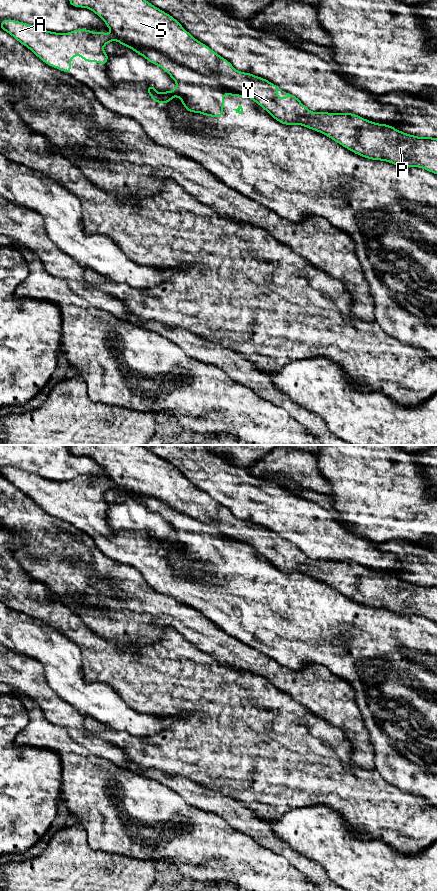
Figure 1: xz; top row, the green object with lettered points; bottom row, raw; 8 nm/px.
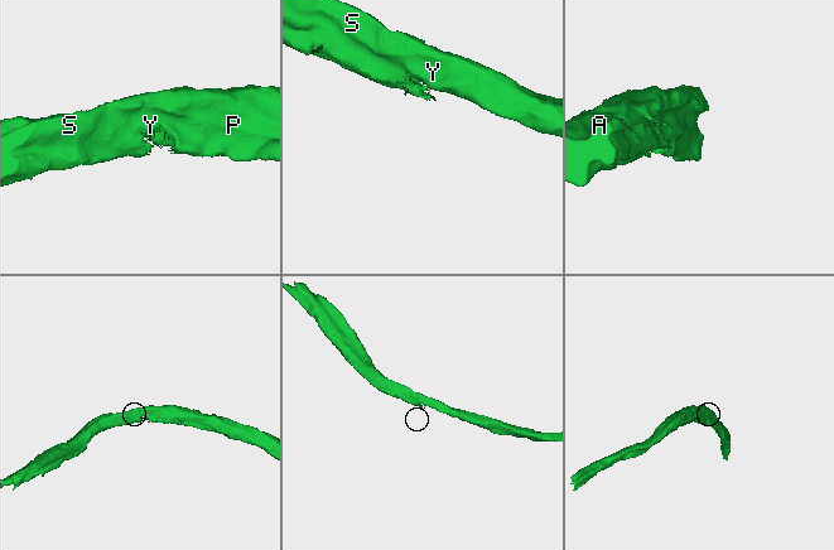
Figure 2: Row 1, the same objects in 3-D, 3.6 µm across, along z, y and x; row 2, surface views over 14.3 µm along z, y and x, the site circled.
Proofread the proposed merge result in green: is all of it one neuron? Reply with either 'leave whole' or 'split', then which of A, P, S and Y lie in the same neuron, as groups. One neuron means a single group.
split; A / P S Y

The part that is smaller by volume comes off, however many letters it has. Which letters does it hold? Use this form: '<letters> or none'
A

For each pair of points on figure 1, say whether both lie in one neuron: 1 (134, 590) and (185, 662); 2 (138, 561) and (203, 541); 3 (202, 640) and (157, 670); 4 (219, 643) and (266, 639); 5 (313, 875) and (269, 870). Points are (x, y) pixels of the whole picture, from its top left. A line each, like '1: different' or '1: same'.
1: different
2: same
3: different
4: different
5: different

